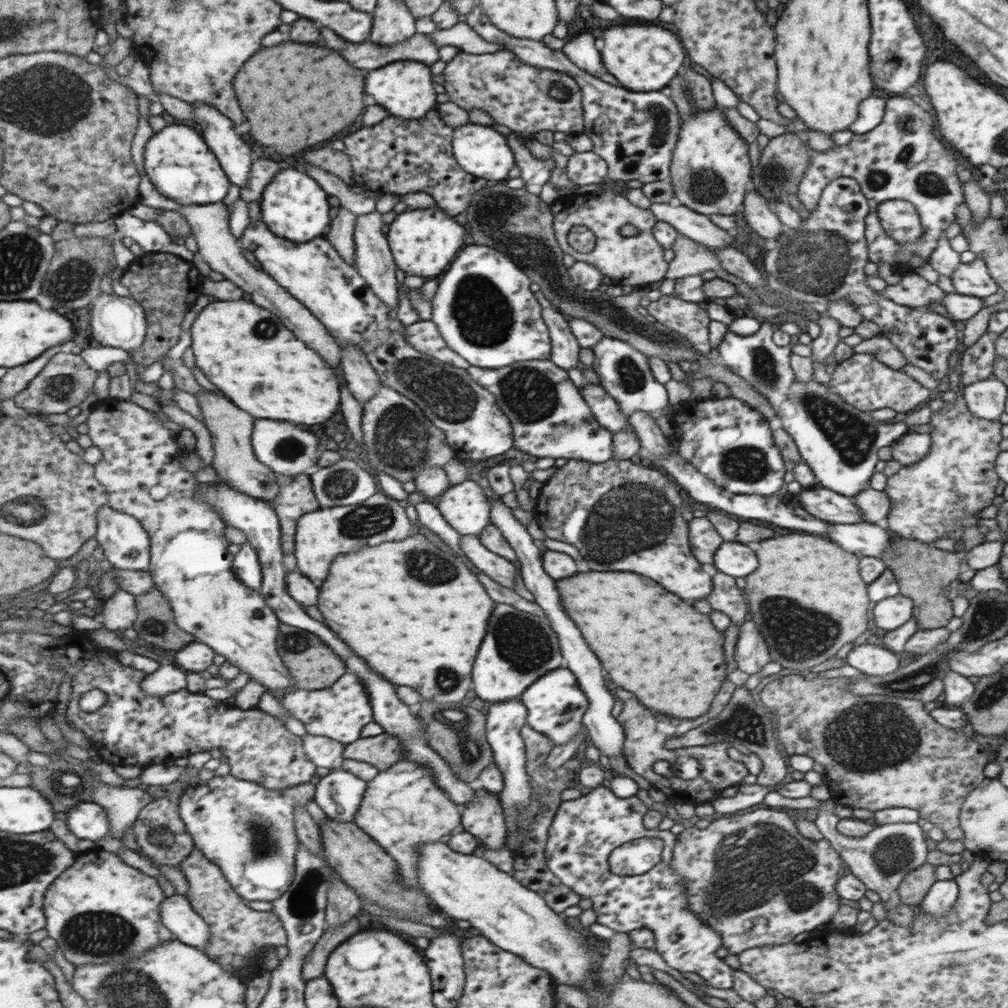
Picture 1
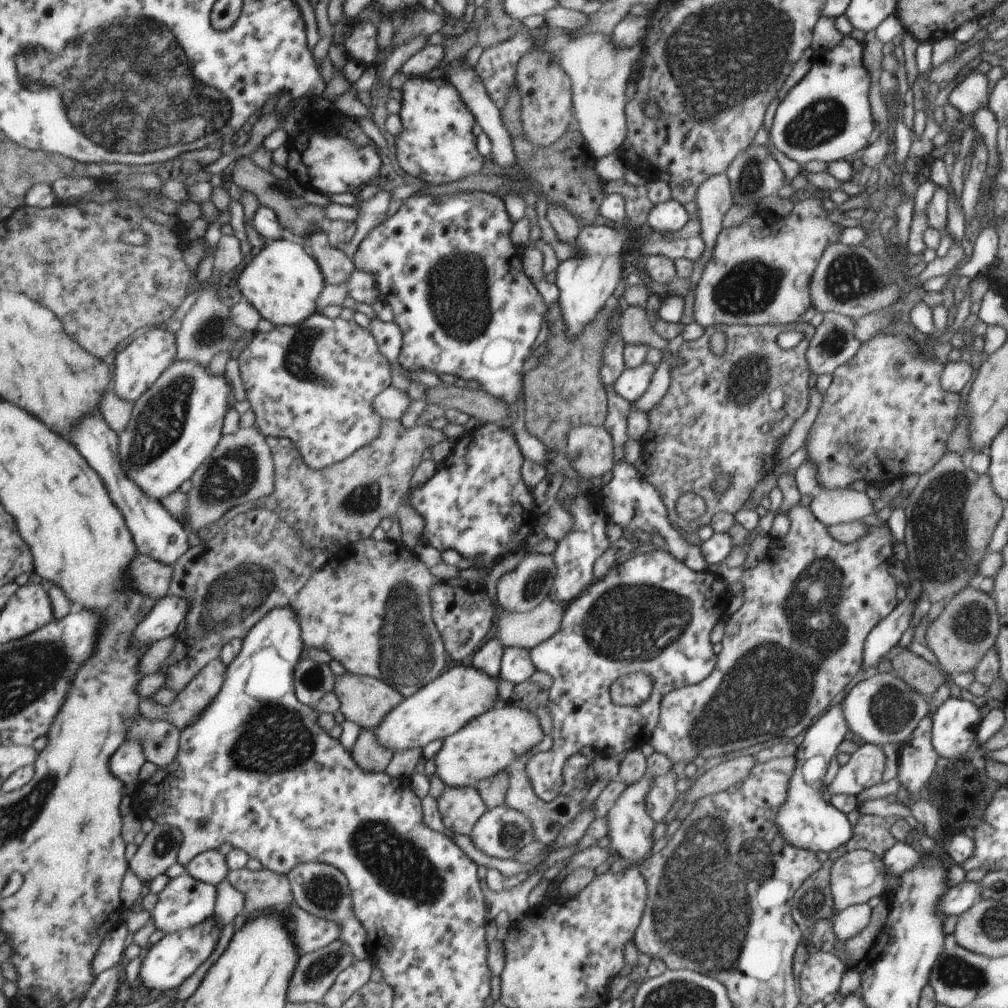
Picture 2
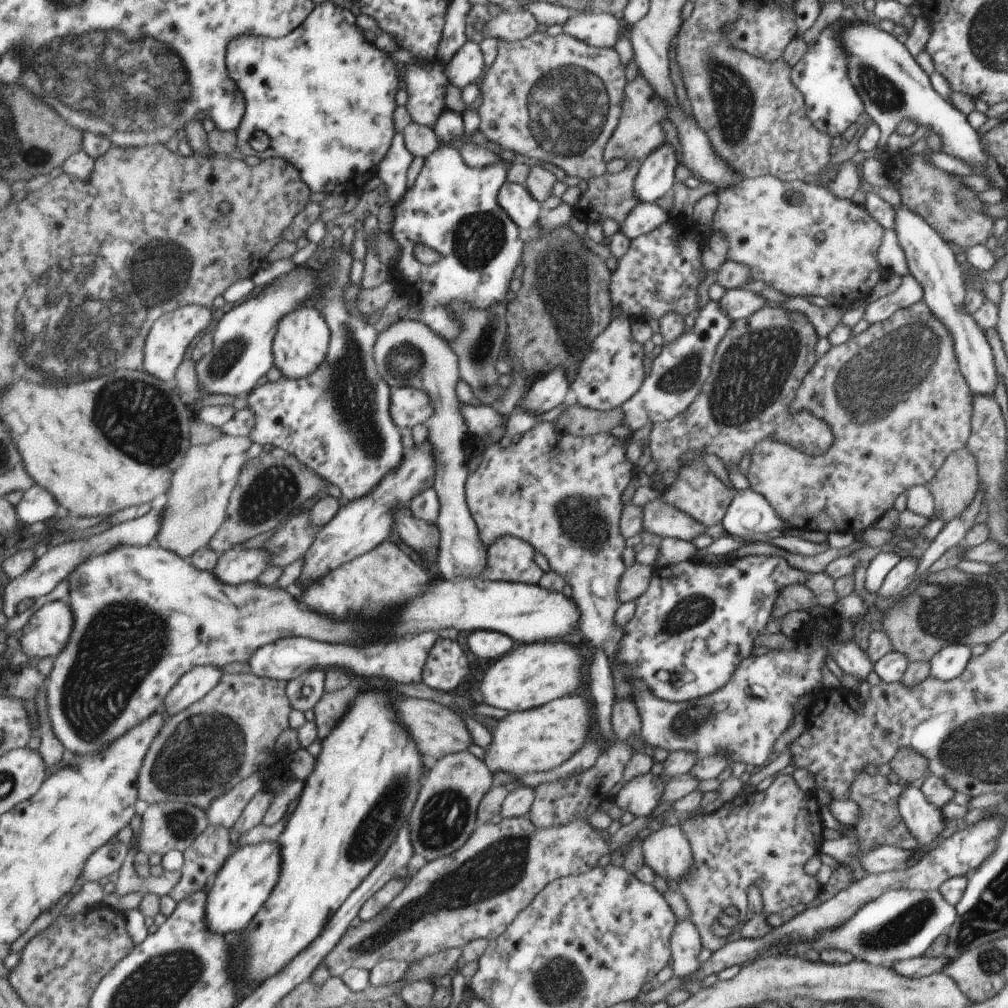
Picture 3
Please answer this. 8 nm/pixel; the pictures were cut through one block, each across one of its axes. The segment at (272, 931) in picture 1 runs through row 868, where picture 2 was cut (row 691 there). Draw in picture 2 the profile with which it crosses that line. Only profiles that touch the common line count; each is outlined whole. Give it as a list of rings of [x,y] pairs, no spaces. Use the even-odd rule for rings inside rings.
[[[219,658],[212,660],[203,670],[189,683],[186,689],[180,691],[177,698],[169,705],[157,704],[155,700],[147,697],[139,702],[139,714],[142,718],[152,721],[164,721],[175,725],[180,731],[195,724],[196,720],[209,708],[213,699],[222,691],[228,674],[228,665]]]

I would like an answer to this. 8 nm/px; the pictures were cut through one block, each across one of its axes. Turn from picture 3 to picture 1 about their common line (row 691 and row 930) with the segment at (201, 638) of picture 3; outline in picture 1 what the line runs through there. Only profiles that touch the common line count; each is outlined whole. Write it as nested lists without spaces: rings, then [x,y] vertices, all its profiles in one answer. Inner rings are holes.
[[[91,850],[83,853],[73,870],[67,870],[49,886],[44,902],[50,936],[75,967],[103,964],[123,956],[143,956],[161,942],[176,936],[161,919],[165,892],[157,877],[147,876],[125,864],[115,853]],[[93,910],[97,912],[93,920]]]

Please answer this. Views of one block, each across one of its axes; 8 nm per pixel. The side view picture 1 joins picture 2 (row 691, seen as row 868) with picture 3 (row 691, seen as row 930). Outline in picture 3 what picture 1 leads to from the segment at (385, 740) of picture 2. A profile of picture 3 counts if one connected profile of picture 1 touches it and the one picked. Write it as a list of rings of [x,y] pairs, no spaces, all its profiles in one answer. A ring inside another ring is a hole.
[[[543,641],[520,644],[509,654],[500,656],[481,671],[478,690],[482,702],[508,713],[526,711],[560,699],[565,694],[573,694],[583,680],[583,656],[579,650],[566,642]]]

